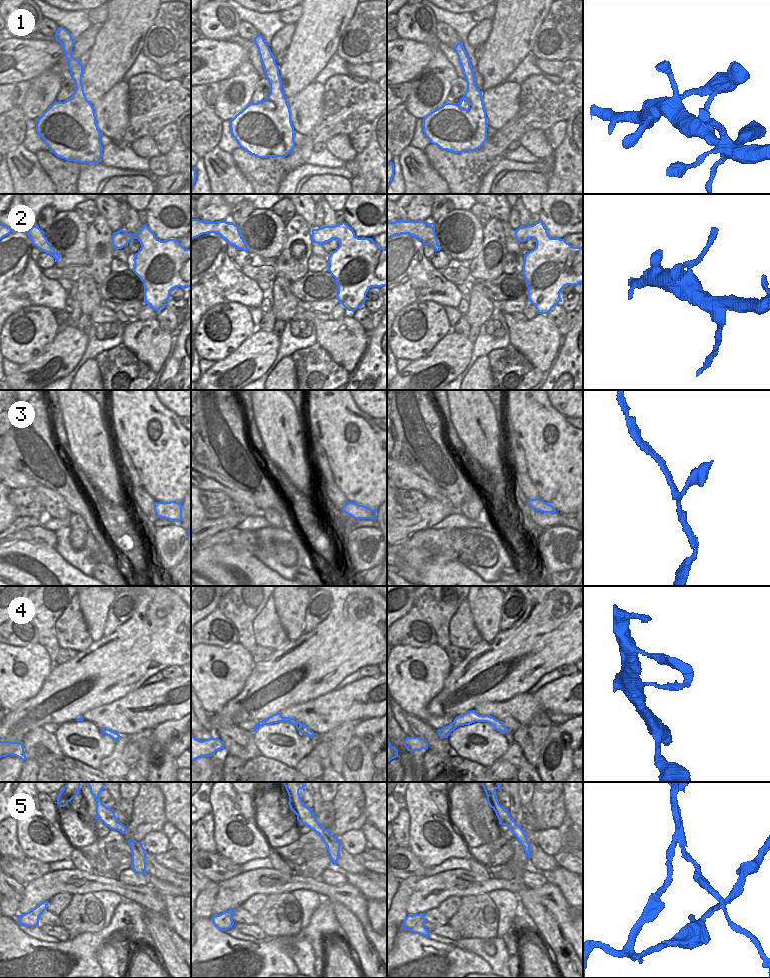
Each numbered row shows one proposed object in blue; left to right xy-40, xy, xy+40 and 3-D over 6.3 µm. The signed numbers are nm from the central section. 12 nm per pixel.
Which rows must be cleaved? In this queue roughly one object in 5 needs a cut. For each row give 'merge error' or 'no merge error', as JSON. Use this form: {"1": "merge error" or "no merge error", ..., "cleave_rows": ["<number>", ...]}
{"1": "no merge error", "2": "merge error", "3": "no merge error", "4": "no merge error", "5": "no merge error", "cleave_rows": ["2"]}

